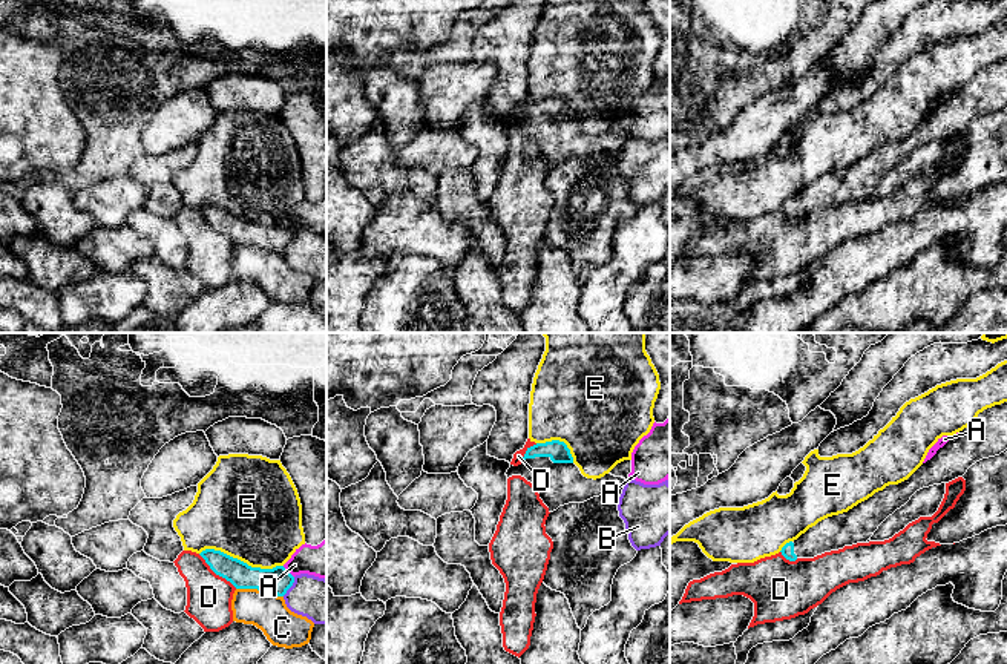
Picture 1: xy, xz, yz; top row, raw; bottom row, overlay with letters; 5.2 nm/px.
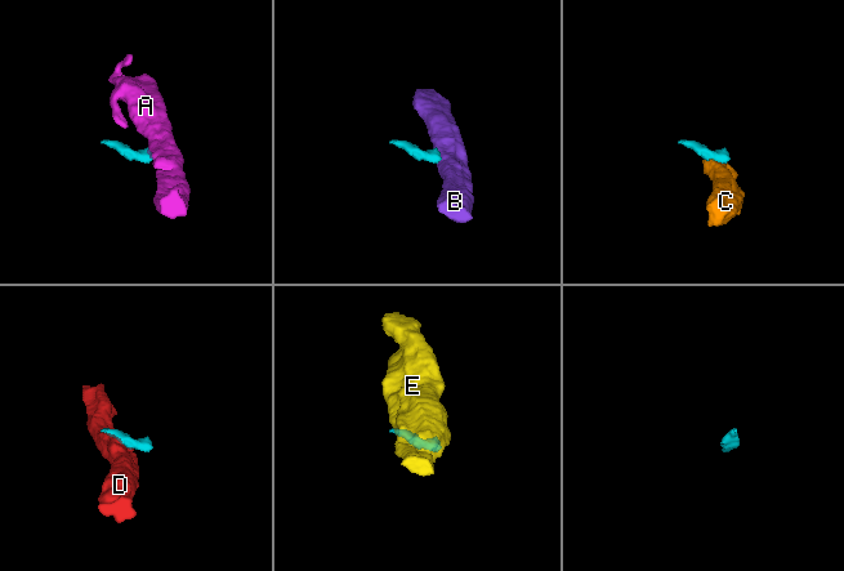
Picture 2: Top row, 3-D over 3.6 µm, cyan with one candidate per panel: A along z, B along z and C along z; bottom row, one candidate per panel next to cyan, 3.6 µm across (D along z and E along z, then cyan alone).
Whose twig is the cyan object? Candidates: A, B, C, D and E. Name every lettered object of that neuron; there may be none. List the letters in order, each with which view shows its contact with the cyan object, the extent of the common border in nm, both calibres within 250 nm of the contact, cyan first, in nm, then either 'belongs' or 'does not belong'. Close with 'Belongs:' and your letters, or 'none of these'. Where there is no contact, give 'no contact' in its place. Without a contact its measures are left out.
A: xy | 90 nm | 140/190 nm | does not belong
B: xy | 120 nm | 140/240 nm | does not belong
C: xy | 260 nm | 140/200 nm | does not belong
D: xy | 280 nm | 140/240 nm | does not belong
E: xy | 440 nm | 140/500 nm | does not belong
Belongs: none of these

